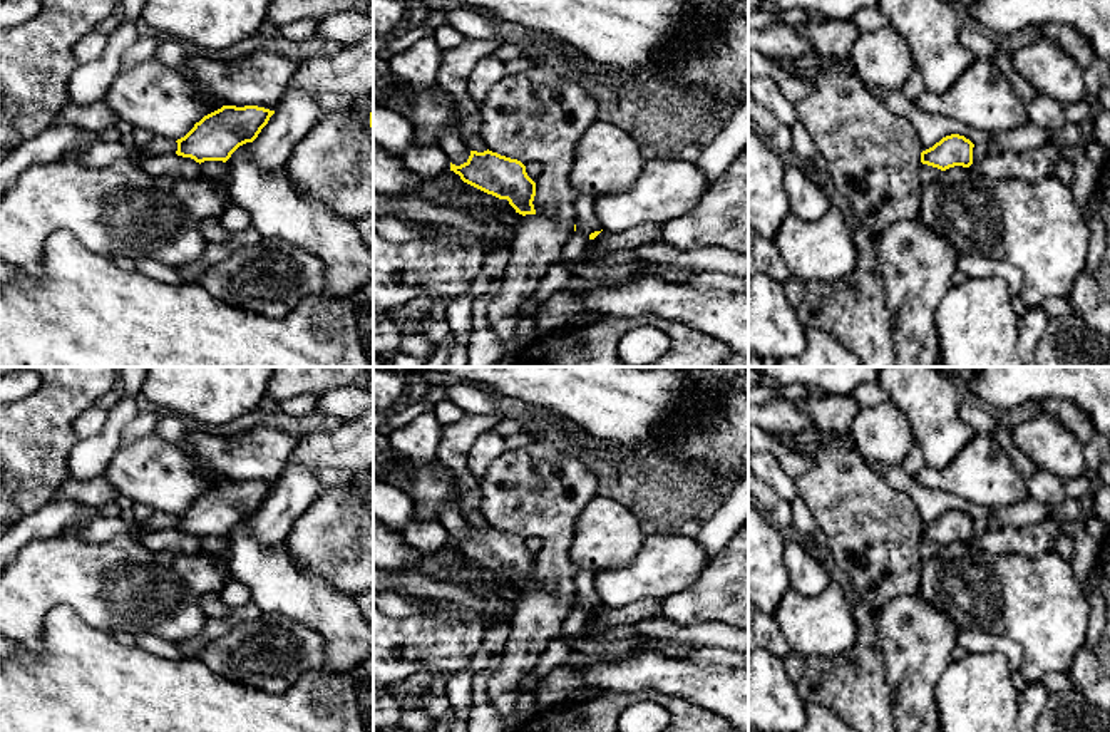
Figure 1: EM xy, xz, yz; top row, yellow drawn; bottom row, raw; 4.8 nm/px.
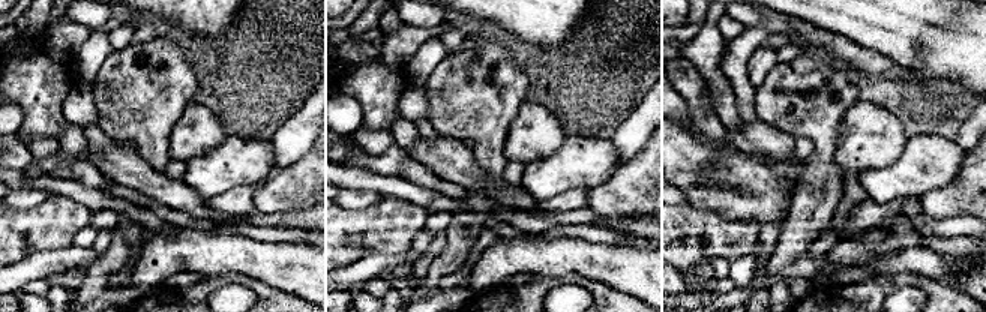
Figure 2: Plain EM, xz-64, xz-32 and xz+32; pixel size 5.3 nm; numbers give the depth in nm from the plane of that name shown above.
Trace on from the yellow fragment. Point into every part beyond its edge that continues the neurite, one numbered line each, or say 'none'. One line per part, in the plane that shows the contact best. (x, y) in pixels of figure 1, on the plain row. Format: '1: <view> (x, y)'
none

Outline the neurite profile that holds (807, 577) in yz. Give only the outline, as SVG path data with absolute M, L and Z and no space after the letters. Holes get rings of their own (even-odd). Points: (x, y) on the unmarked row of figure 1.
M787 543L784 561L790 590L804 596L819 596L830 585L827 570L800 543Z

